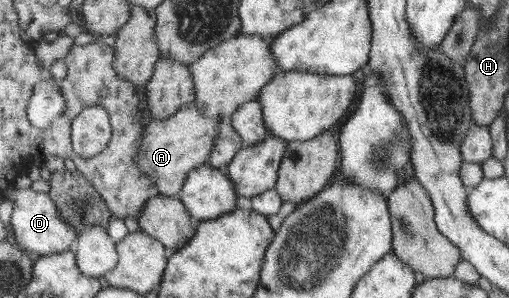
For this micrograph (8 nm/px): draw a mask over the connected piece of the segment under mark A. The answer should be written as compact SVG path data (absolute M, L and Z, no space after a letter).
M197 100L186 104L178 113L168 119L147 121L146 134L137 161L139 167L155 181L162 196L179 196L187 180L188 174L209 161L209 154L215 148L215 140L219 138L219 124L225 118L207 117L199 107Z

